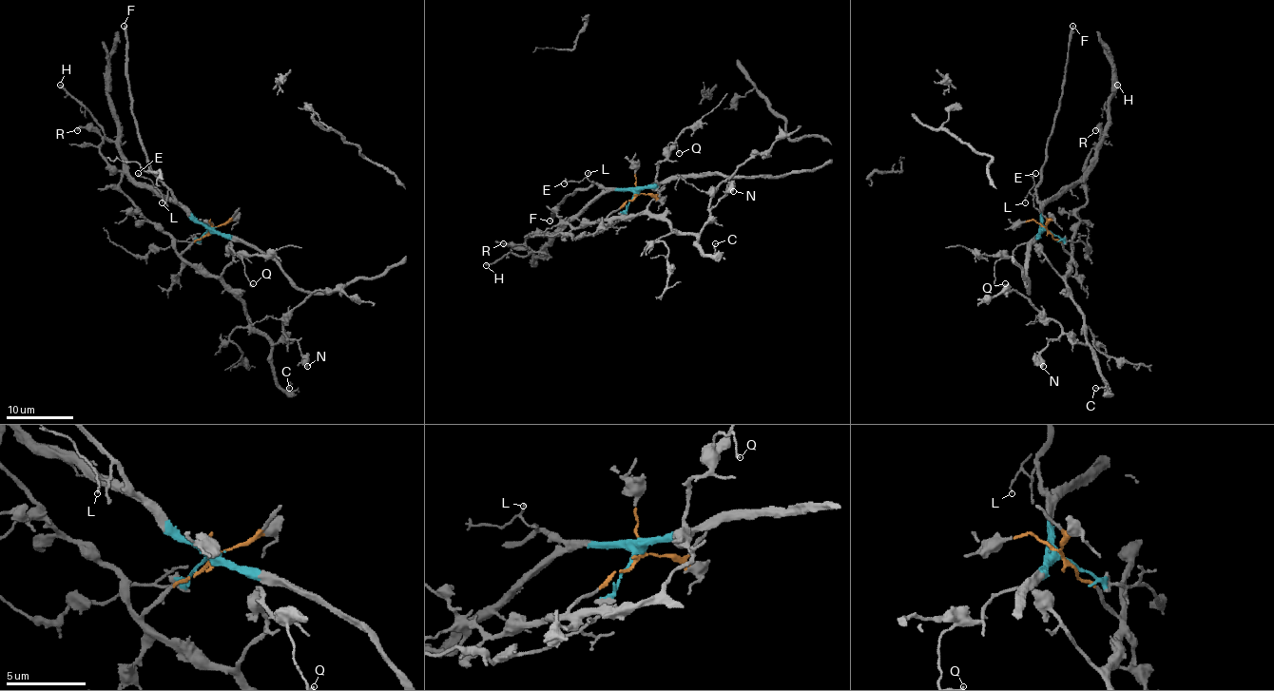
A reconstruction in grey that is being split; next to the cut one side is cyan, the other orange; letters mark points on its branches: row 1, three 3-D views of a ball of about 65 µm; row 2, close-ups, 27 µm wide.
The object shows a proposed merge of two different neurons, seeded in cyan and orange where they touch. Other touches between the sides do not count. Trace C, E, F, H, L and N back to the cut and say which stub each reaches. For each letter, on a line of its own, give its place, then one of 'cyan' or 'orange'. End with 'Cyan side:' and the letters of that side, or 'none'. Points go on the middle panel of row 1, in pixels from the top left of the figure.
C: (715, 243) | orange
E: (564, 183) | cyan
F: (550, 220) | cyan
H: (486, 265) | cyan
L: (588, 173) | cyan
N: (733, 191) | orange
Cyan side: E, F, H, L

